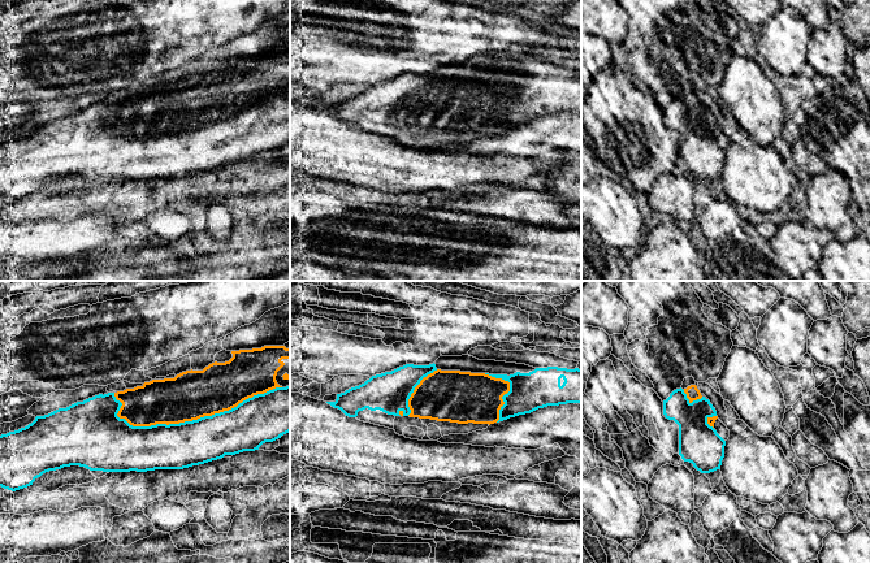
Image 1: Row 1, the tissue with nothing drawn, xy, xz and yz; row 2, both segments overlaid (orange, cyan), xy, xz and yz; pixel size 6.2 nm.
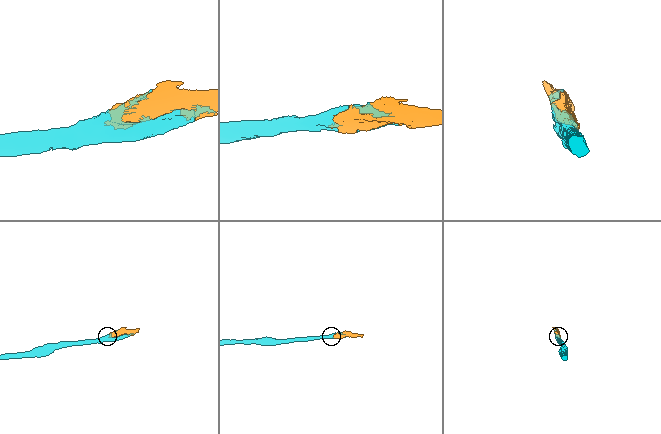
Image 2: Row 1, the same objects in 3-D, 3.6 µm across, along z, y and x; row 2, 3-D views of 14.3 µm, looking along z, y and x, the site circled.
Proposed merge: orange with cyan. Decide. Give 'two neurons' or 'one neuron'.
one neuron

